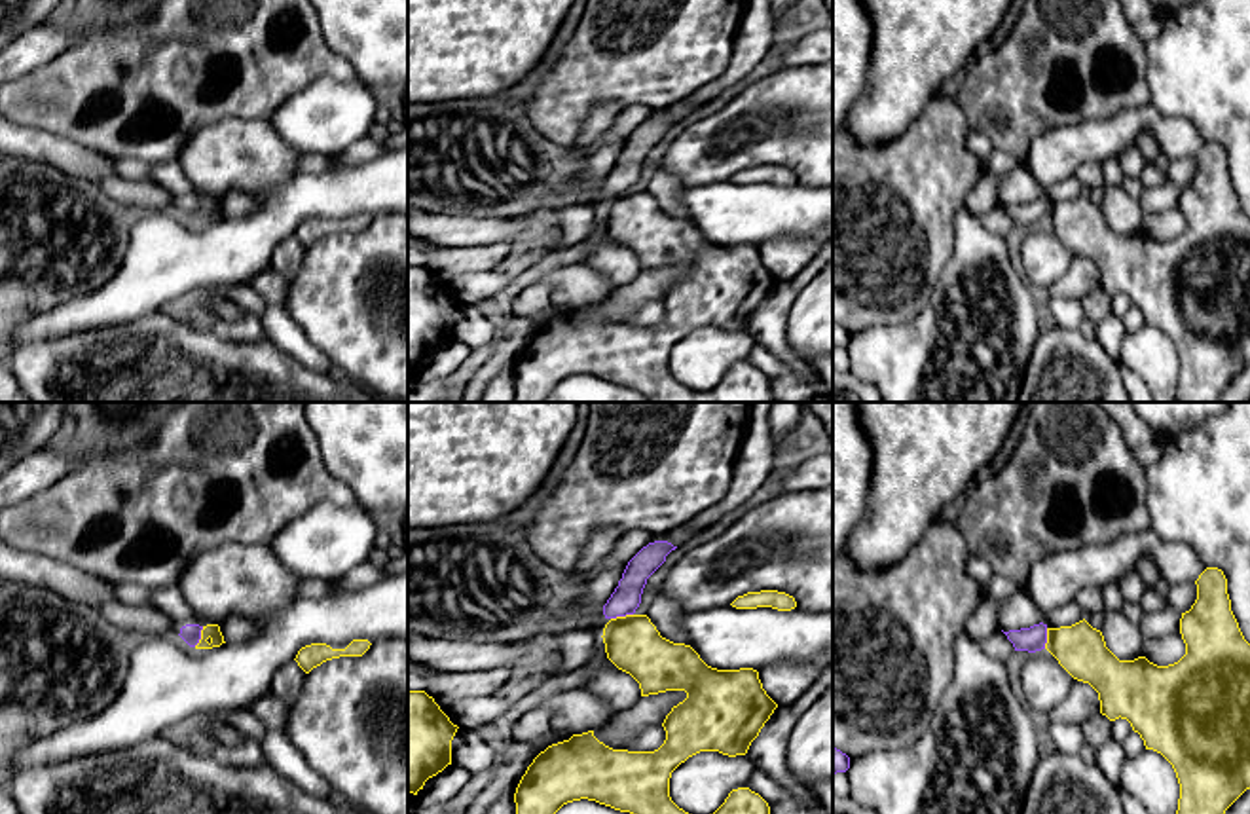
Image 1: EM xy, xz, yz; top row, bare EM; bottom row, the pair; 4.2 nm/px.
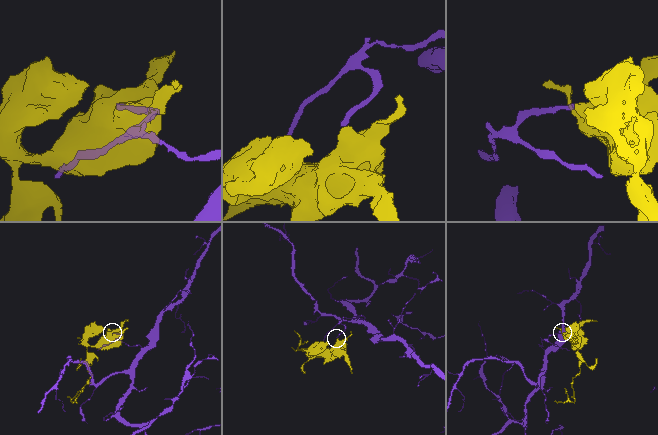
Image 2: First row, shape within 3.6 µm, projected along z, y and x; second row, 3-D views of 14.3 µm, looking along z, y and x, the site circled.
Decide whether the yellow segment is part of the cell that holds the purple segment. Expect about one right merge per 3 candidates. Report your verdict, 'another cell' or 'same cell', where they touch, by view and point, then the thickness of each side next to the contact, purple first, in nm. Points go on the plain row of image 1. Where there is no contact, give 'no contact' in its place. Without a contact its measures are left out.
another cell; meets purple in xz at (621, 190); 120 nm thick on the purple side, 240 nm on the other

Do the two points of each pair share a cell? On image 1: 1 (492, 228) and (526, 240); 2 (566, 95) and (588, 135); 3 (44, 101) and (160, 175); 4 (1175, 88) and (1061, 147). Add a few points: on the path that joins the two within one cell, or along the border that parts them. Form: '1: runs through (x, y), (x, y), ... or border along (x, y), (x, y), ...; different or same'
1: runs through (499, 230), (518, 232); same
2: border along (623, 107), (598, 103), (588, 112), (575, 145); different
3: border along (177, 160), (156, 166); different
4: border along (1148, 105), (1165, 116), (1180, 116), (1192, 122); different

